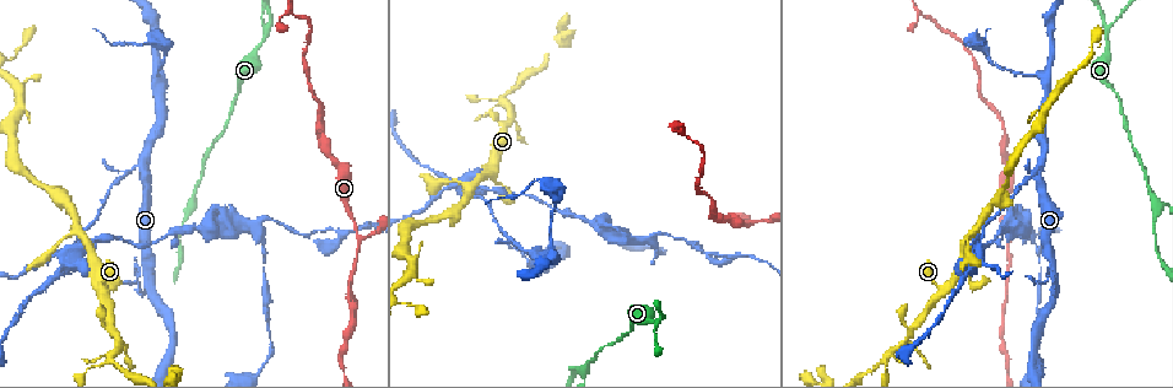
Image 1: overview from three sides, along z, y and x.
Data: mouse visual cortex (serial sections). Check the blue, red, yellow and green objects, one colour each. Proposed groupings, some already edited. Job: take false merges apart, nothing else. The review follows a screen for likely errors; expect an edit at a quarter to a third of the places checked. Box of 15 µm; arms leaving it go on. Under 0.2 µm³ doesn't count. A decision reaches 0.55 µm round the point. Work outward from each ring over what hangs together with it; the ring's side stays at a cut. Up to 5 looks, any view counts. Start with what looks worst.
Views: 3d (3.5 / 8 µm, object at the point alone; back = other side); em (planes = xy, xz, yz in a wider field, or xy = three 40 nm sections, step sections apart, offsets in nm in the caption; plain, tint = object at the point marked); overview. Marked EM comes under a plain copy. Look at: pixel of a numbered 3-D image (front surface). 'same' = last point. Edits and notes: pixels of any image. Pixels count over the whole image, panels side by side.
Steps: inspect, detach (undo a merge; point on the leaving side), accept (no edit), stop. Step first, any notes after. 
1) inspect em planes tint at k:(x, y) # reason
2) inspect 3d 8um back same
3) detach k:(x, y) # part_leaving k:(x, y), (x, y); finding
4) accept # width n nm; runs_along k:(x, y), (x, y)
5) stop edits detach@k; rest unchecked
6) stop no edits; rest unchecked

inspect 3d 8um at 1:(263, 31) # two arms in line, one across

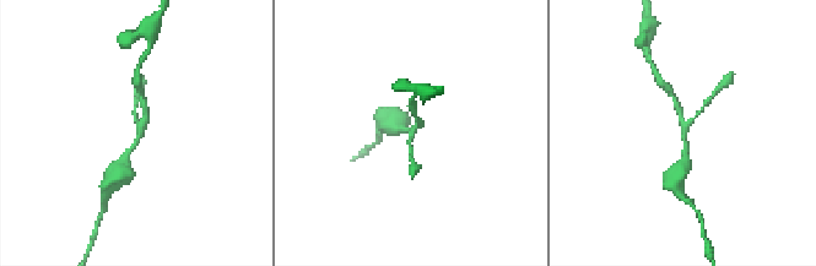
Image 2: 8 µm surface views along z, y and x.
inspect 3d 3.5um at 2:(140, 129) # zoom in

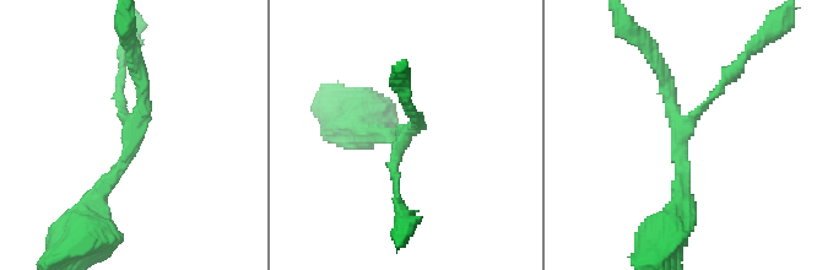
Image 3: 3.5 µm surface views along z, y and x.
inspect em xy step 5 tint at 3:(403, 135)

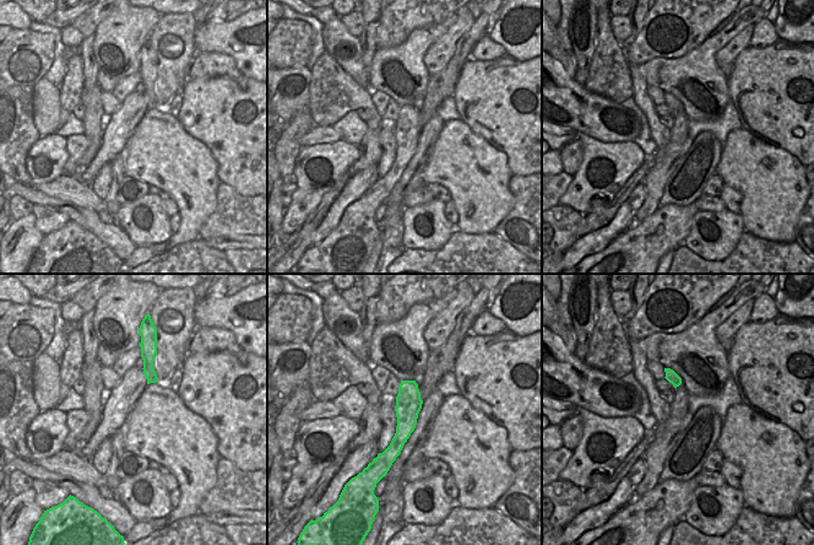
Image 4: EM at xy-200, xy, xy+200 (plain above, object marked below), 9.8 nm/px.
accept # arm_widths 150, 200, 200 nm; runs_along 3:(91, 201), (122, 167), (144, 103), (133, 58); continuous, no second cell

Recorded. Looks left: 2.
inspect 3d 8um back at 1:(139, 164) # abrupt turn

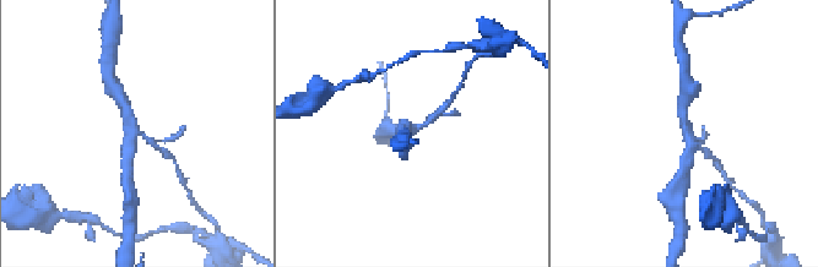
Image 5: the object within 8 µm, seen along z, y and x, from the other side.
inspect 3d 3.5um at 5:(410, 131)

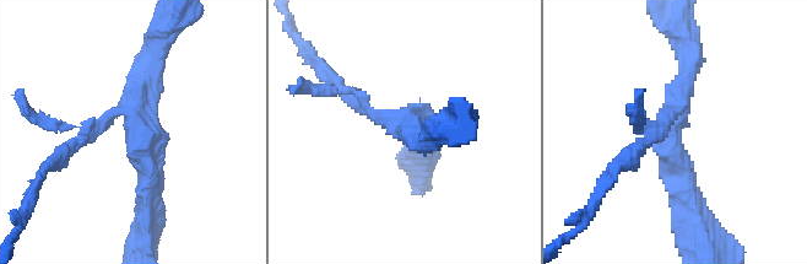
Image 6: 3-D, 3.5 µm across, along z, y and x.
accept # arms 3; arm_widths 200, 250, 300 nm; runs_along 6:(147, 190), (131, 112), (71, 145); one cell here

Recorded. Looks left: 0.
stop no edits; rest unchecked

